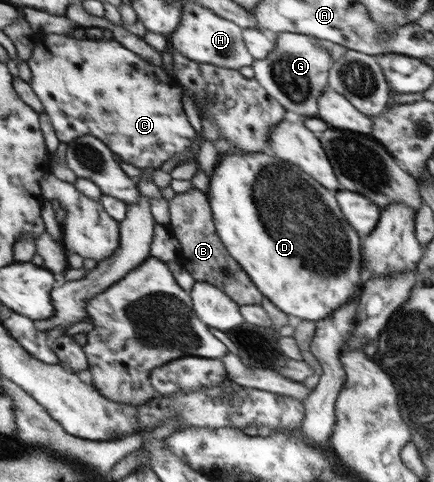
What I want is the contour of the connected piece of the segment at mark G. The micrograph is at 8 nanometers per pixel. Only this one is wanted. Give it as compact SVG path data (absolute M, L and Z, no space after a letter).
M283 32L277 37L277 47L268 59L256 60L253 68L257 79L274 98L278 98L286 106L286 98L298 106L300 114L318 114L320 112L320 94L326 92L328 88L328 70L332 66L332 56L328 48L324 46L325 42L315 36Z

